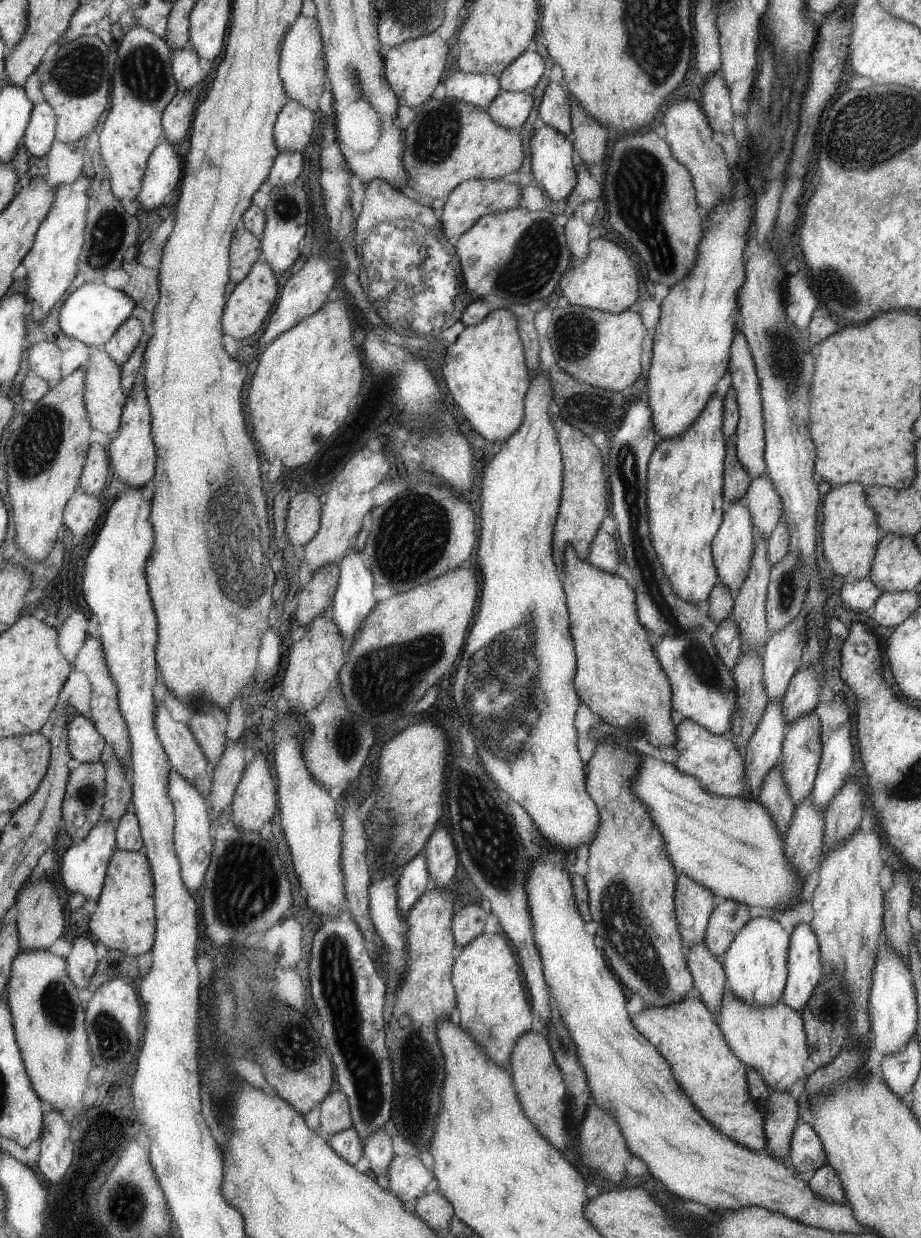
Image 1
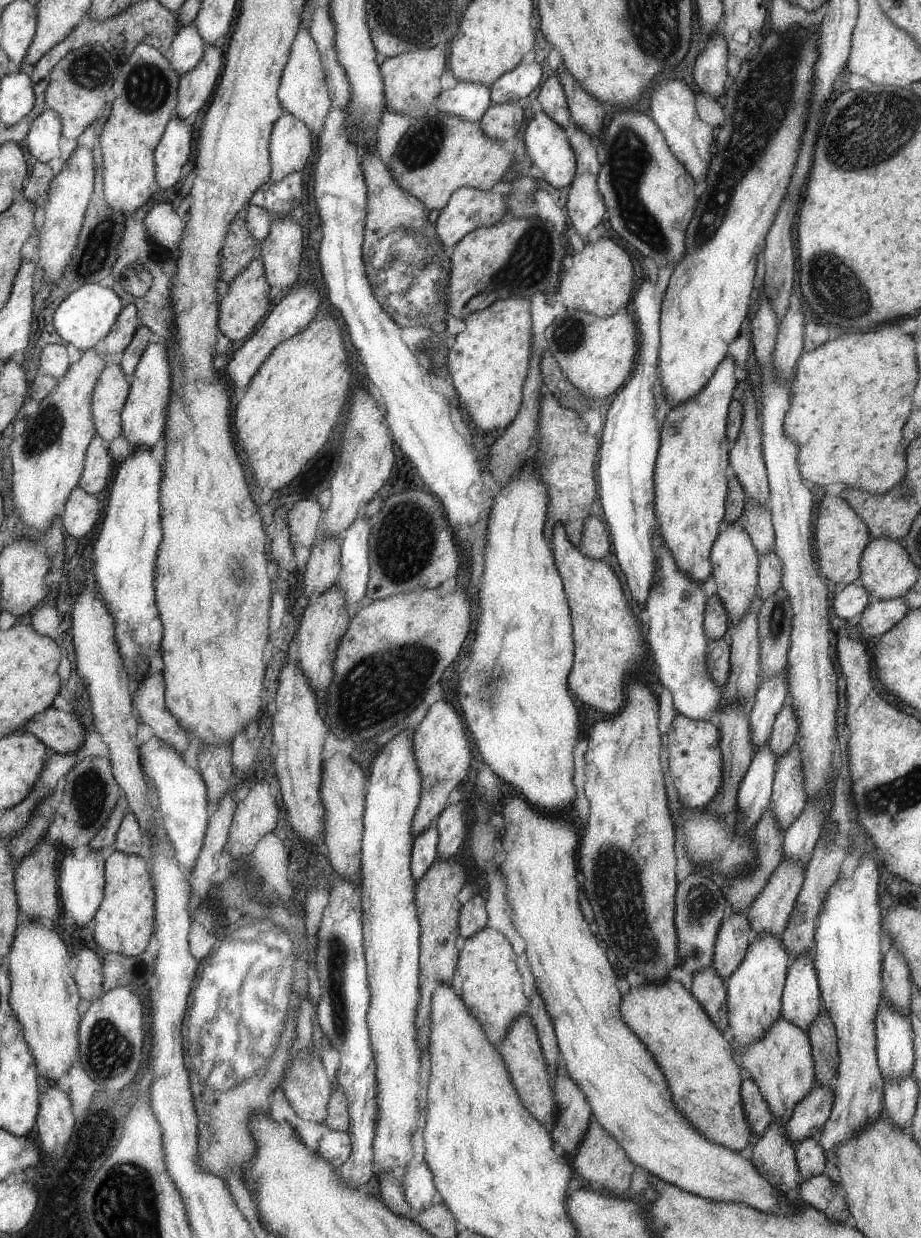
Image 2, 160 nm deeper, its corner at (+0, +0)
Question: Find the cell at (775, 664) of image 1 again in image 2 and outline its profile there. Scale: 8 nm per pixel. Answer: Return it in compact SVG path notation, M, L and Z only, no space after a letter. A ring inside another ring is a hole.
M784 674L763 679L763 683L751 702L749 712L751 743L755 754L767 744L786 696L789 696L789 690Z

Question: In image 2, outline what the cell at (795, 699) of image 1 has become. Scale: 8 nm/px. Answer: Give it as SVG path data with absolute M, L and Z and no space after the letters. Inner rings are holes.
M792 707L781 708L777 714L771 735L767 740L769 749L779 758L795 746L799 736L798 721Z

